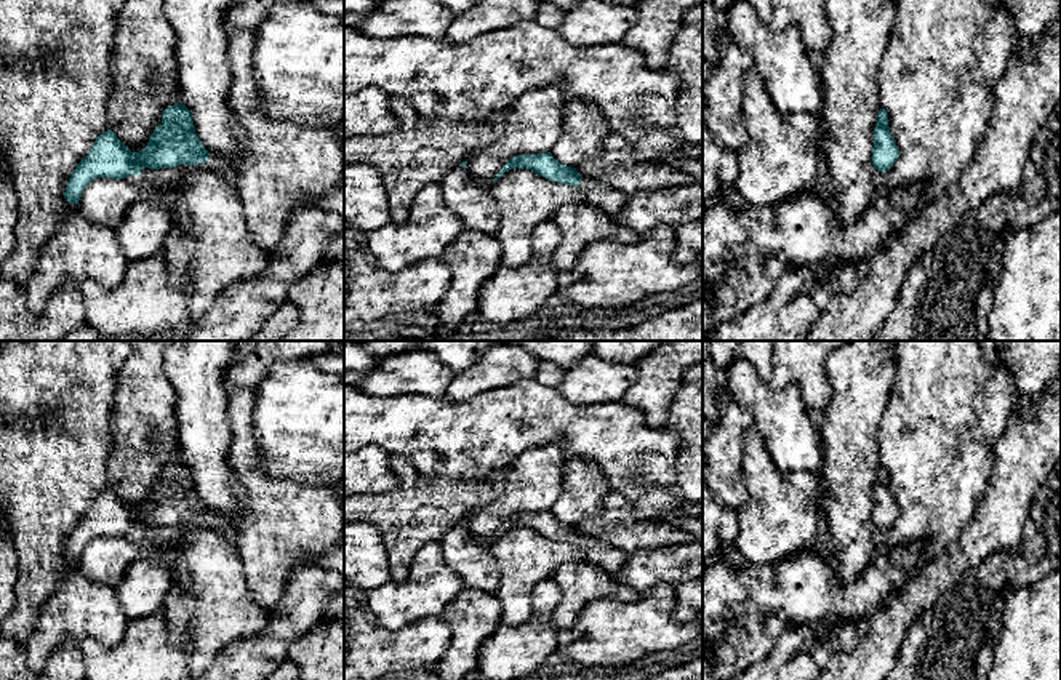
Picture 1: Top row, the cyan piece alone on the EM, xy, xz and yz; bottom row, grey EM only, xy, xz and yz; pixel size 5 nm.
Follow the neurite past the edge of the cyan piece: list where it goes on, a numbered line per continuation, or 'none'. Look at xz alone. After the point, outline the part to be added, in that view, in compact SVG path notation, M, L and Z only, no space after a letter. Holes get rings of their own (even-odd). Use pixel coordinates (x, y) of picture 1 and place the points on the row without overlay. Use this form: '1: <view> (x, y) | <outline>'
1: xz (599, 552) | M586 534L581 536L579 547L586 552L587 562L599 565L613 576L627 563L629 558L627 554Z

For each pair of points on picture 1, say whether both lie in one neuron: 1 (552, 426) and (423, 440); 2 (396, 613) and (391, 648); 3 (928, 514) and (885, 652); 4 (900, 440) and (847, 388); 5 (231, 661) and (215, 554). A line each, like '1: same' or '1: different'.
1: same
2: different
3: different
4: different
5: different

